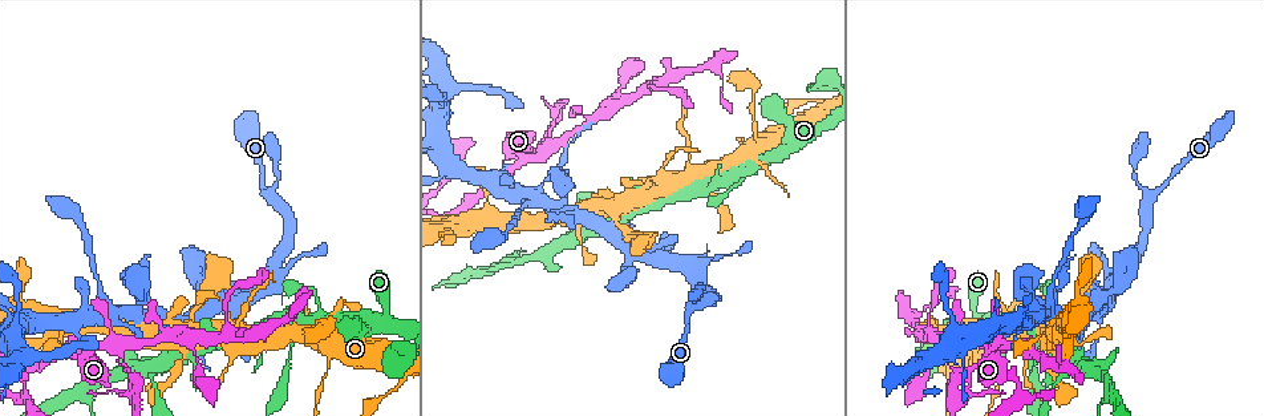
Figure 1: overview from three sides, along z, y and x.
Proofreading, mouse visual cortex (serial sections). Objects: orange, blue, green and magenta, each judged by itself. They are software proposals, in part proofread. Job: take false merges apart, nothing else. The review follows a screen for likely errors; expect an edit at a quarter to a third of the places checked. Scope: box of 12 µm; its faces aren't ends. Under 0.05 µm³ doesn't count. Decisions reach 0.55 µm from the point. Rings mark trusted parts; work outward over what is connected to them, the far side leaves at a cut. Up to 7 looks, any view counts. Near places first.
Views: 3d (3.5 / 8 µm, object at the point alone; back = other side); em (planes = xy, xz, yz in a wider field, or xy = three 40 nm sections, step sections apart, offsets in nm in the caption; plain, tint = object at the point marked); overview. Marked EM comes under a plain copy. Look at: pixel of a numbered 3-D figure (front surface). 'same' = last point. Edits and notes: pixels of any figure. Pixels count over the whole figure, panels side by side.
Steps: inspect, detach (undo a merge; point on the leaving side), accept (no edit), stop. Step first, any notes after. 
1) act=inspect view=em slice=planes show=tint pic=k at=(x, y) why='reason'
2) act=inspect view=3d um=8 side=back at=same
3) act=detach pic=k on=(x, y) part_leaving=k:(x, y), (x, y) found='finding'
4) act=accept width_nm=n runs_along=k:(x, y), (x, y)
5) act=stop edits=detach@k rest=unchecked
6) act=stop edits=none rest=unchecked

act=inspect view=em slice=planes show=tint pic=1 at=(110, 337) why='thick turns thin'

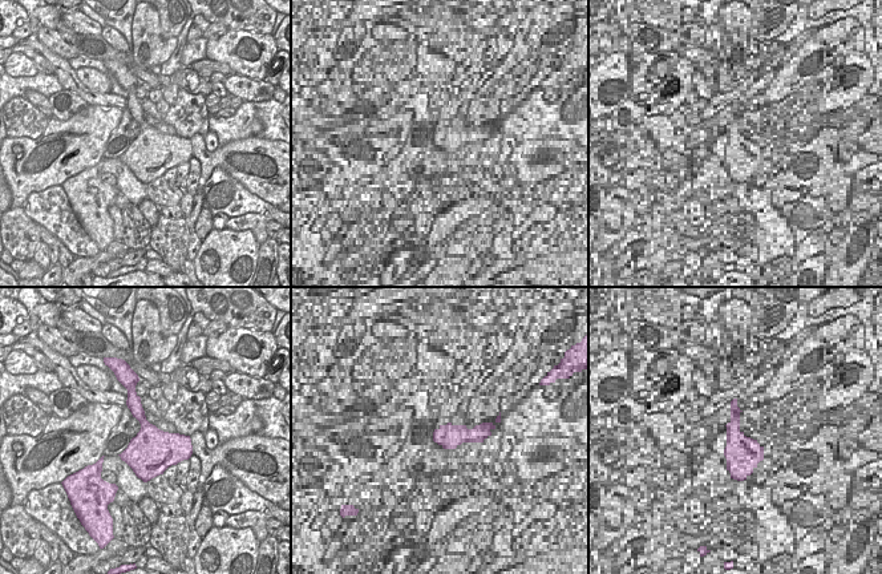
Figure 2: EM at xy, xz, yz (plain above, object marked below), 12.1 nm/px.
act=inspect view=3d um=3.5 at=same why='see where the arms go'

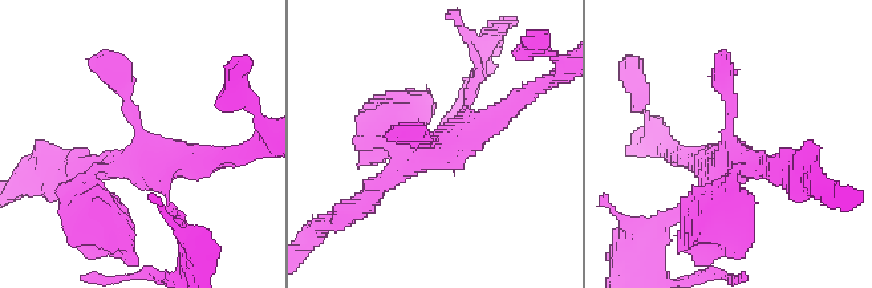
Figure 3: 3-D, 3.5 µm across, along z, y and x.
act=accept width_nm=550 runs_along=3:(92, 174), (149, 158), (105, 64) found='continuous, no second cell'

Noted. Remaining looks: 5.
act=inspect view=3d um=3.5 pic=1 at=(190, 326) why='four or more arms meet'

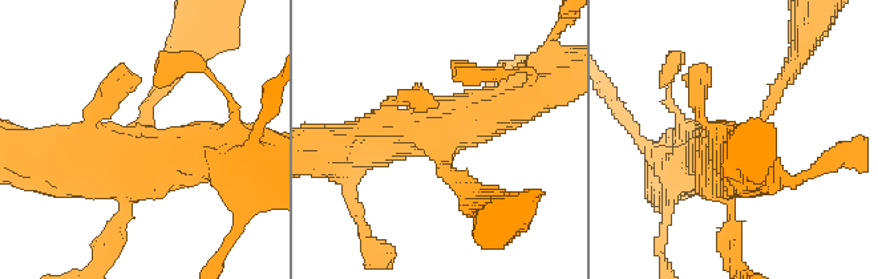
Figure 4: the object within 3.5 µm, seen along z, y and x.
act=inspect view=em slice=xy step=5 show=tint pic=4 at=(145, 147) why='need the tissue'

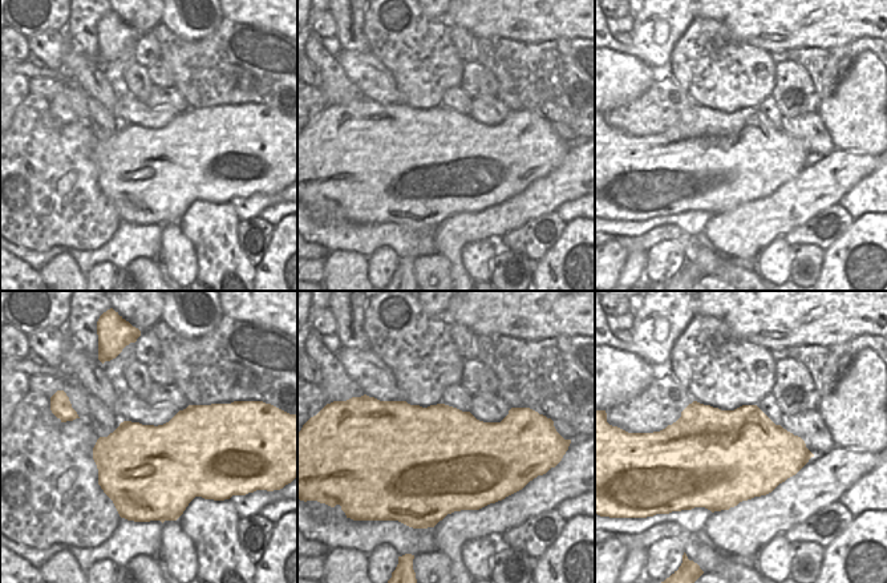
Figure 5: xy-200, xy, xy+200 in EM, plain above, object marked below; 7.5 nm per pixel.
act=inspect view=em slice=xy step=2 show=tint at=same why='cut it another way'

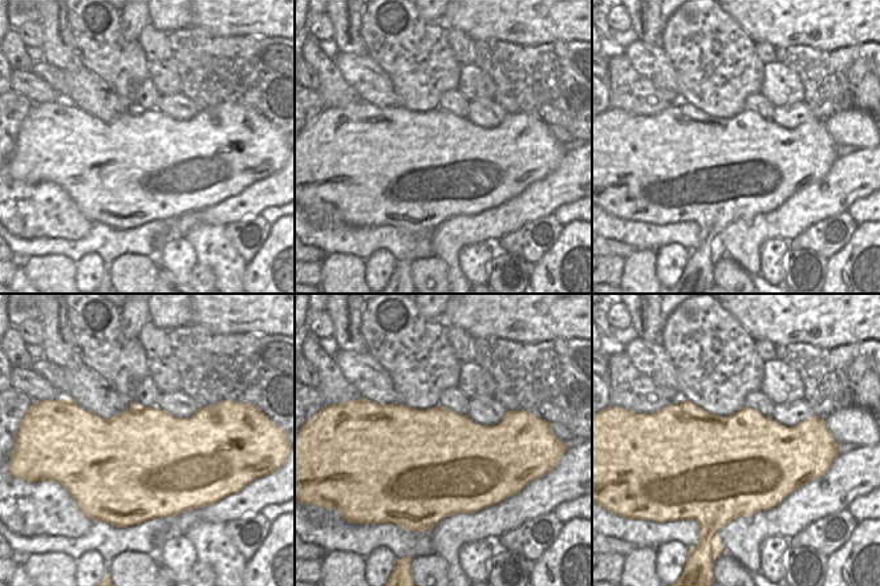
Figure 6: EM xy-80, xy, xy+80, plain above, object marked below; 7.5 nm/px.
act=accept width_nm=850 runs_along=4:(501, 108), (472, 121), (334, 149) found='continuous, no second cell'

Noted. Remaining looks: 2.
act=inspect view=3d um=3.5 side=back pic=1 at=(225, 336) why='a narrow waist'

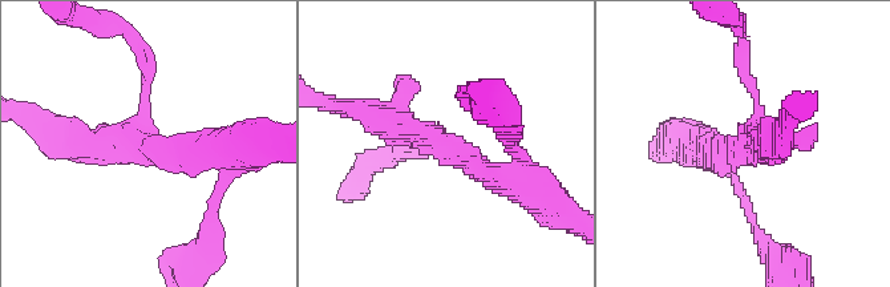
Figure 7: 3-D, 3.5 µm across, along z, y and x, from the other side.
act=inspect view=em slice=xy step=1 show=tint pic=7 at=(441, 137) arms=3 arm_widths_nm=150,300,350 why='need the tissue'

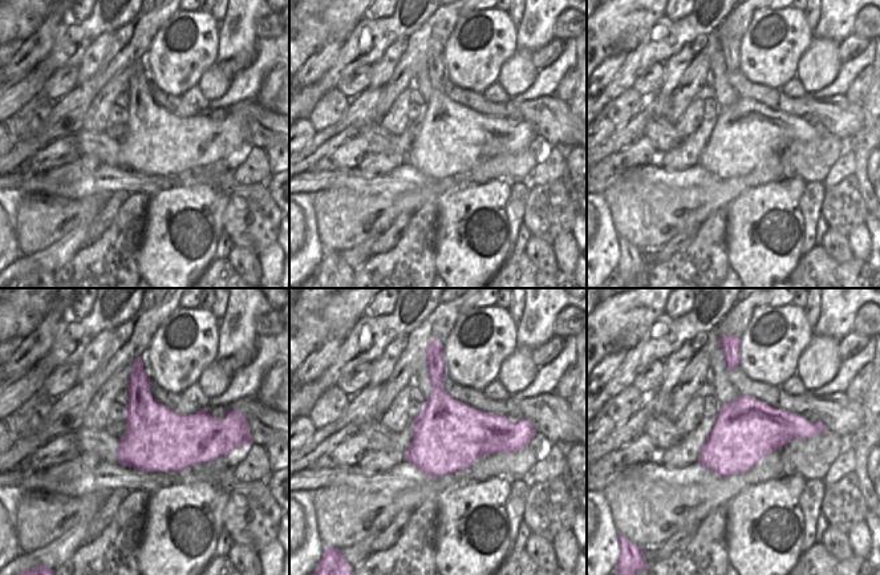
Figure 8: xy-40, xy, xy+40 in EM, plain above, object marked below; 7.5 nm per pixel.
act=accept width_nm=550 runs_along=7:(512, 185), (435, 137), (357, 109) found='all the same cell'

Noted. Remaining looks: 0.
act=stop edits=none rest=unchecked

